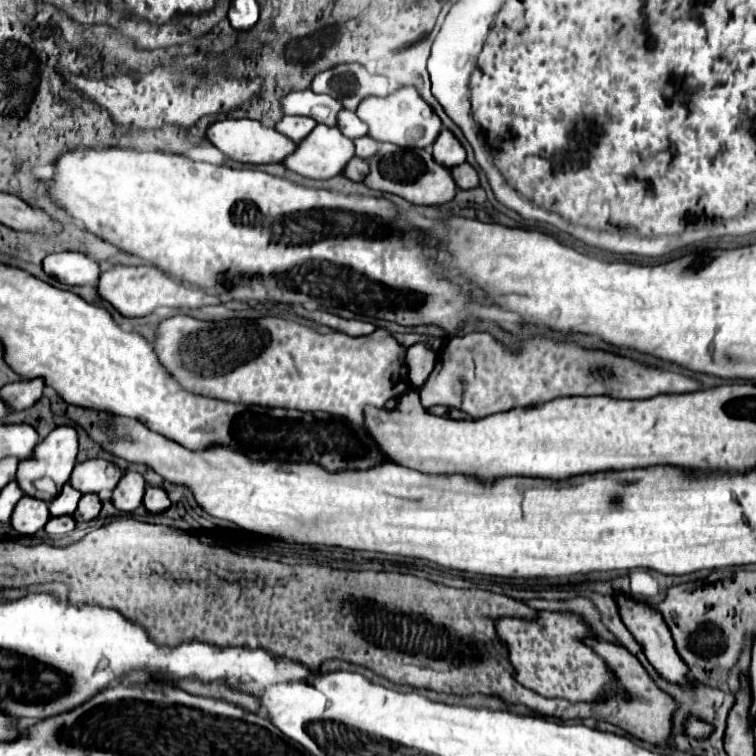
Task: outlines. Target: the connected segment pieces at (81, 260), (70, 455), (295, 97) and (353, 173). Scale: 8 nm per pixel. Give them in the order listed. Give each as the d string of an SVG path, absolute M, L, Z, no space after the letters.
M81 252L49 254L43 260L43 272L47 276L55 276L61 284L69 286L83 286L89 282L97 282L101 274L99 266Z
M59 426L35 446L31 460L21 460L17 468L17 482L27 496L37 498L35 480L51 478L61 488L75 466L77 458L77 432L71 426Z
M299 90L299 92L289 92L279 100L283 114L299 114L299 116L309 116L317 120L319 124L335 126L337 112L343 108L339 100L331 96L321 96L313 94L311 90Z
M351 158L347 162L347 166L343 168L343 176L349 178L349 180L353 180L353 182L361 182L367 176L367 172L369 172L369 166L361 158Z

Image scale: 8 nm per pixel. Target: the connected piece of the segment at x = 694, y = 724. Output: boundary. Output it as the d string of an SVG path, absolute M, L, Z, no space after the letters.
M691 718L691 720L687 722L687 734L689 734L689 736L705 738L705 736L709 736L709 734L711 734L711 730L713 730L713 726L711 726L711 724L705 724L705 722L697 720L697 718Z

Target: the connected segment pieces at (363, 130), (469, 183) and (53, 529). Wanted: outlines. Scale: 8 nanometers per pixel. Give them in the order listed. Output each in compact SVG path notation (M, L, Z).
M343 110L339 112L339 120L337 120L337 126L339 130L347 136L347 138L361 138L367 134L367 124L363 124L355 112L349 112L349 110Z
M467 162L461 164L461 166L455 166L451 168L451 178L455 180L455 184L463 190L469 190L469 188L475 188L479 186L479 178L477 178L477 172L473 166L469 166Z
M73 516L49 518L49 522L45 524L45 532L49 532L49 534L65 534L65 532L71 532L73 528L75 528Z

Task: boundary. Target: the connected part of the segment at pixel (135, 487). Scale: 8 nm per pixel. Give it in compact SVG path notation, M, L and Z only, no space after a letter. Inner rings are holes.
M127 472L119 480L119 484L115 486L111 502L113 502L113 506L117 510L133 512L135 508L141 506L143 494L145 494L145 480L143 480L143 476L139 472Z

